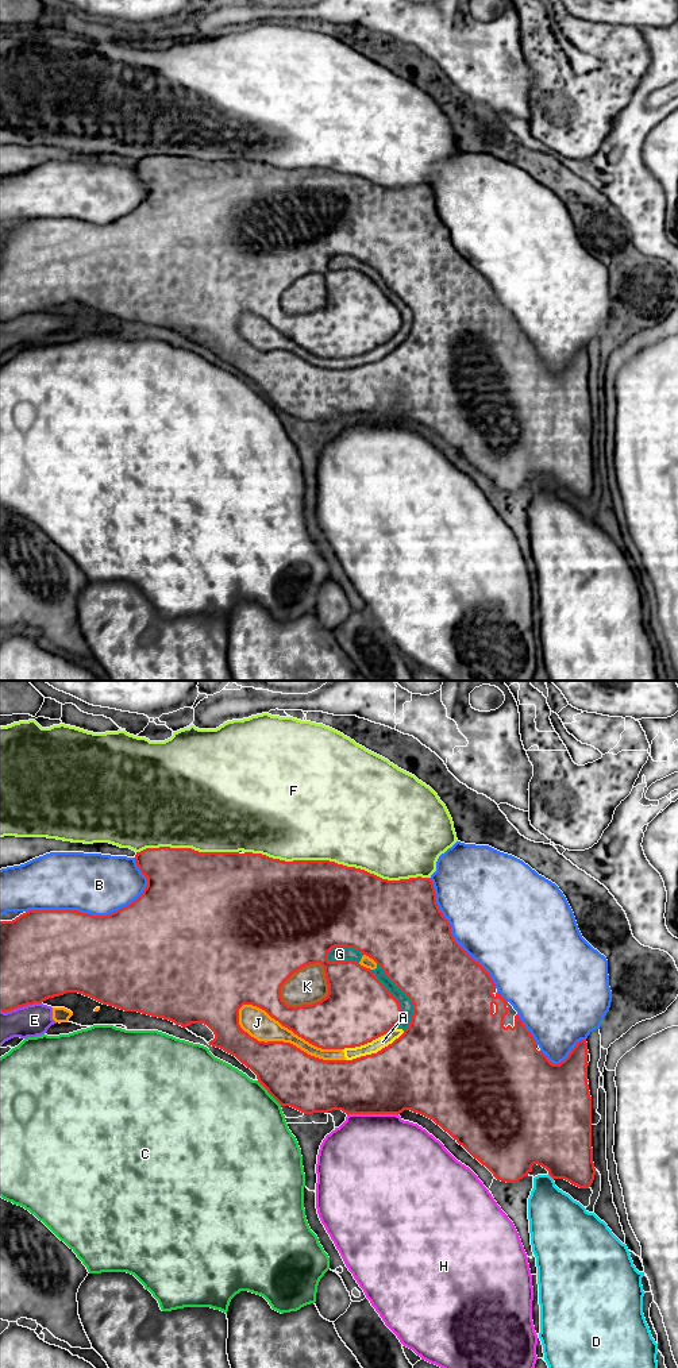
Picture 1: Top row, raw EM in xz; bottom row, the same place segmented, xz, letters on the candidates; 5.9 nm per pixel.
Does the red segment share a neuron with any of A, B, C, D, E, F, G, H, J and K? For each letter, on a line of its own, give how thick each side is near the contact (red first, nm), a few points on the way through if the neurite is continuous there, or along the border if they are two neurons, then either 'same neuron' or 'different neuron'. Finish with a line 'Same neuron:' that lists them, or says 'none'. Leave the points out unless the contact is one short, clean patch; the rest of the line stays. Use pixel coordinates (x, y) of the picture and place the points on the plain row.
A: 440 nm thick on the red side, 70 nm on the other; different neuron
B: 480 nm thick on the red side, 360 nm on the other; different neuron
C: 340 nm thick on the red side, 500 nm on the other; different neuron
D: 420 nm thick on the red side, 300 nm on the other; different neuron
E: 400 nm thick on the red side, 190 nm on the other; different neuron
F: 500 nm thick on the red side, 500 nm on the other; different neuron
G: 500 nm thick on the red side, 100 nm on the other; different neuron
H: 380 nm thick on the red side, 500 nm on the other; different neuron
J: 340 nm thick on the red side, 170 nm on the other; different neuron
K: 500 nm thick on the red side, 220 nm on the other; different neuron
Same neuron: none

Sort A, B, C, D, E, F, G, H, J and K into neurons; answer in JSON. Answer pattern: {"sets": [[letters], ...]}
{"sets": [["A", "E", "G", "J", "K"], ["B"], ["C"], ["D"], ["F"], ["H"]]}

